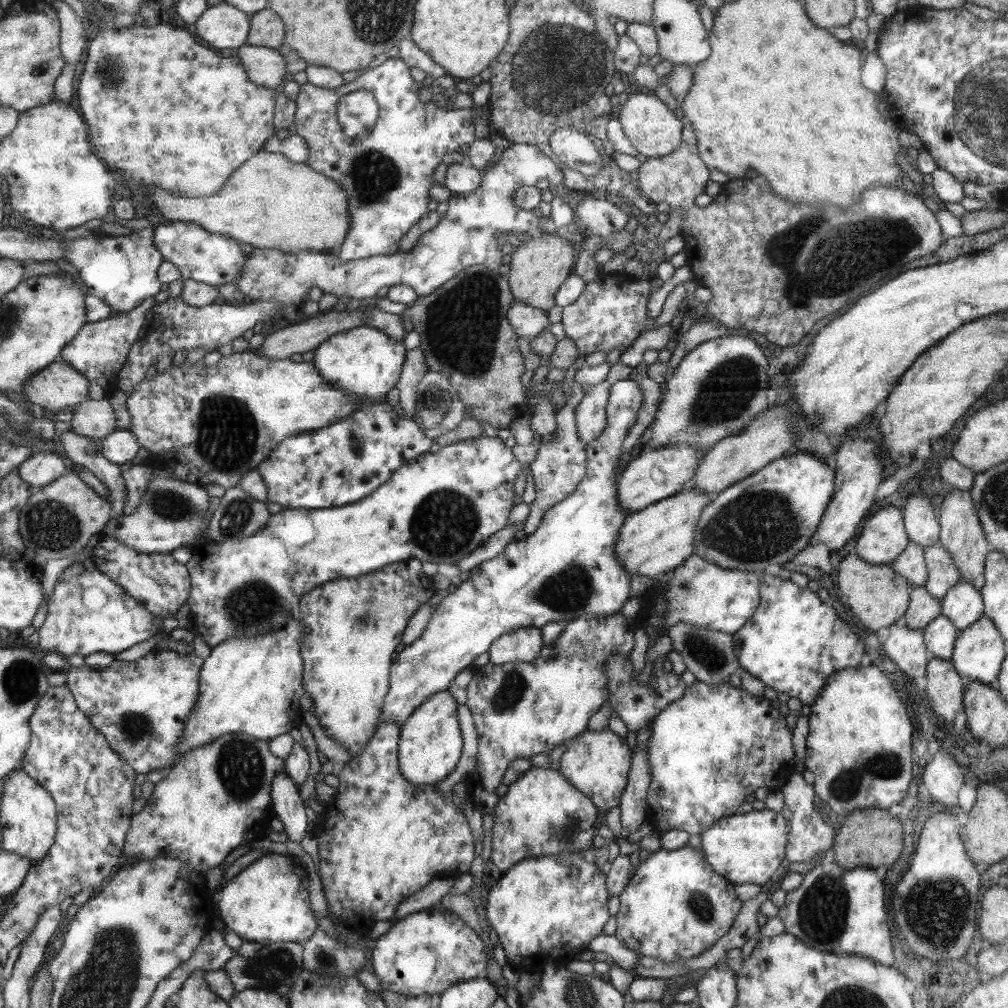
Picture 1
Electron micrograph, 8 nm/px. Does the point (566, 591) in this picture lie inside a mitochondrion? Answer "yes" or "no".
yes

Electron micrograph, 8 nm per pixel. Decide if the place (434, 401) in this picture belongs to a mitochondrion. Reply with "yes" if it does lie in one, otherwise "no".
yes

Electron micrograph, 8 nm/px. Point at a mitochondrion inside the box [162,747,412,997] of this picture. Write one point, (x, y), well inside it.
(275, 966)

